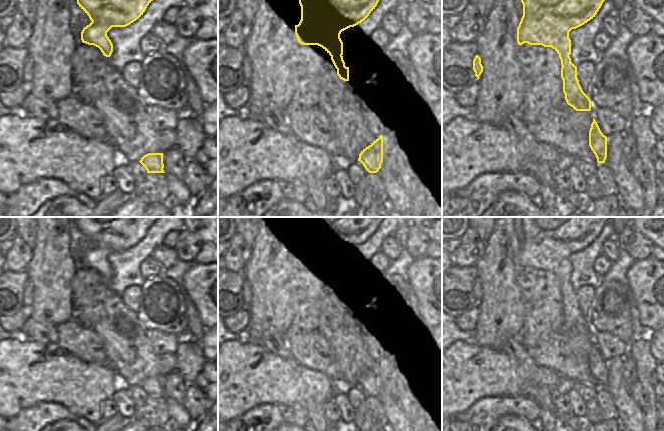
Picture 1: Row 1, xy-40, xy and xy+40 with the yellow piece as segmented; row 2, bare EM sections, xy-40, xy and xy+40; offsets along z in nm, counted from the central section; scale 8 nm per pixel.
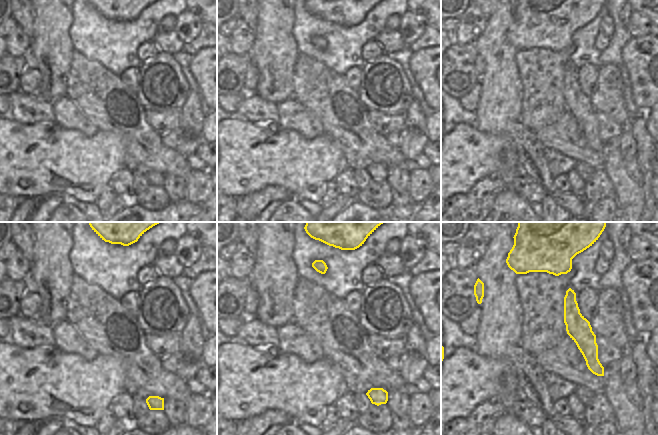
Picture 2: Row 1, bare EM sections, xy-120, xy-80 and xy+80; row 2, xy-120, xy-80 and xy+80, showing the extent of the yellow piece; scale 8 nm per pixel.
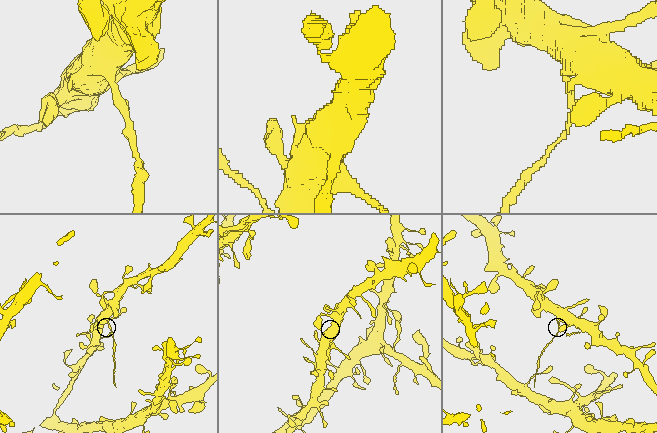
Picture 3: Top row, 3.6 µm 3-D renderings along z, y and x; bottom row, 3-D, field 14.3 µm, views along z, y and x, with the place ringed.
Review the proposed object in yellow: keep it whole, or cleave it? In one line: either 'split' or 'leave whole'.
split

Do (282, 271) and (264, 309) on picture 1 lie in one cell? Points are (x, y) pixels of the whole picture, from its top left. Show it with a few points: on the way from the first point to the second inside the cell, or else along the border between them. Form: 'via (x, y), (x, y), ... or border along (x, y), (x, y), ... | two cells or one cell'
via (273, 280), (272, 300) | one cell

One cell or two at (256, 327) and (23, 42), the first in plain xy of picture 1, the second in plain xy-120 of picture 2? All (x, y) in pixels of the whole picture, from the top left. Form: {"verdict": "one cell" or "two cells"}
{"verdict": "two cells"}

